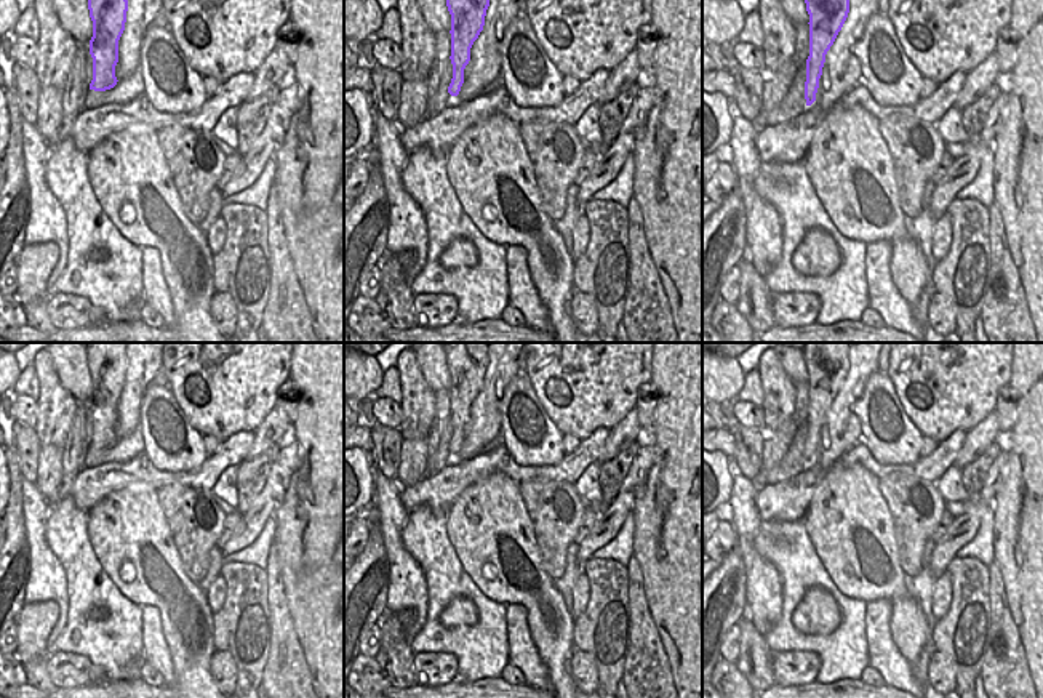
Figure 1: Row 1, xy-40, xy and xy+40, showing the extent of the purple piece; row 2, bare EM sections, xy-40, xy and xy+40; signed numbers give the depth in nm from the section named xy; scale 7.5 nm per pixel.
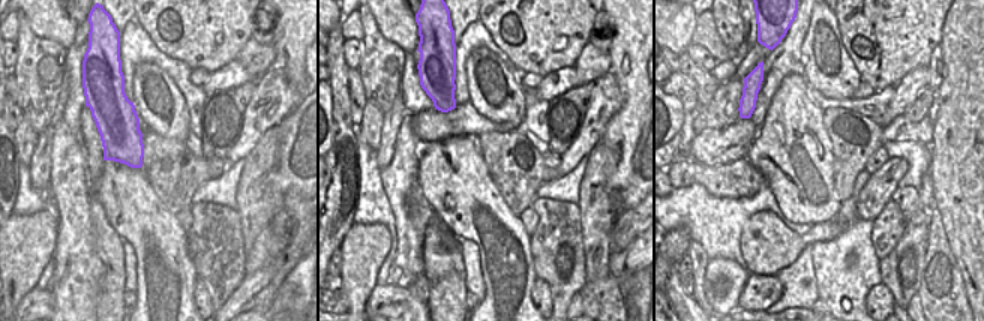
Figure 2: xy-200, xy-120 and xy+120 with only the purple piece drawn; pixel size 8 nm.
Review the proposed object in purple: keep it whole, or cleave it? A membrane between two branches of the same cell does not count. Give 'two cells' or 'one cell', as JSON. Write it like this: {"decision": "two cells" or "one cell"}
{"decision": "one cell"}

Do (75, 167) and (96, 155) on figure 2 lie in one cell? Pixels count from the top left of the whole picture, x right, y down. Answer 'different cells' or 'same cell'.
different cells

